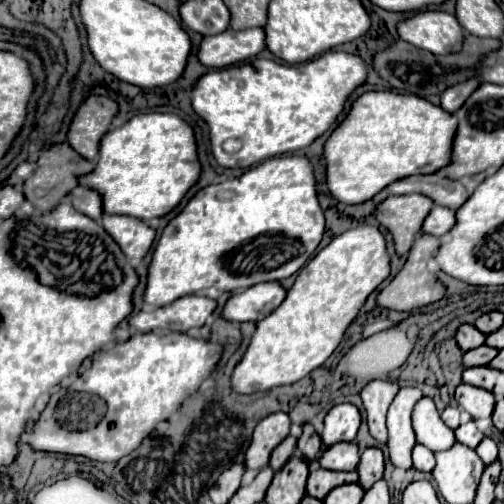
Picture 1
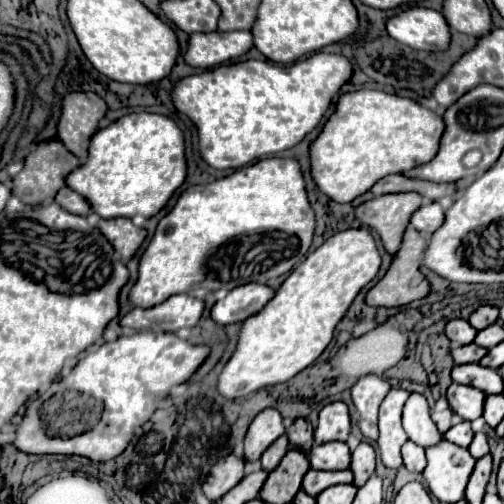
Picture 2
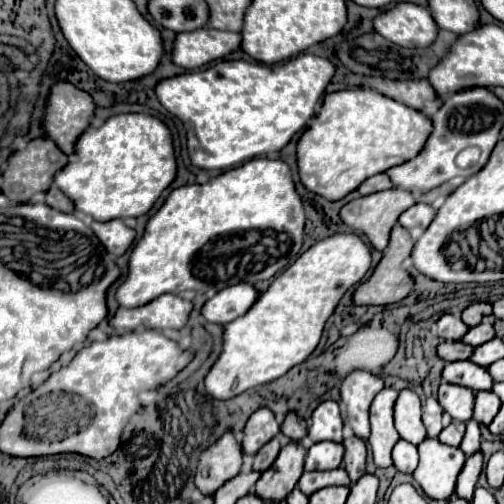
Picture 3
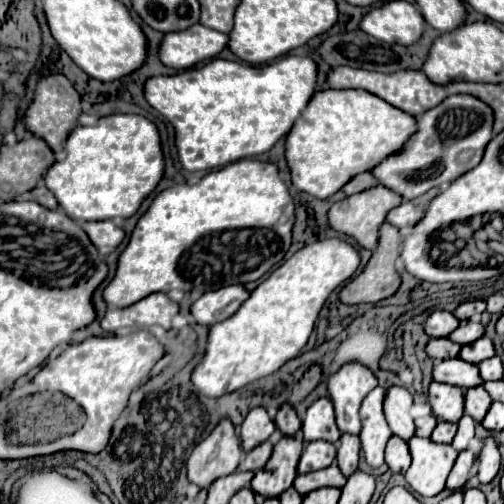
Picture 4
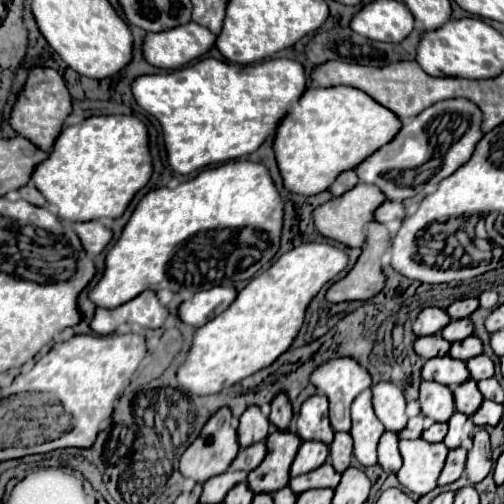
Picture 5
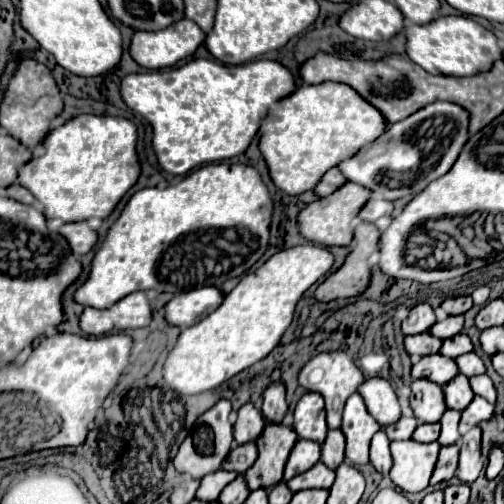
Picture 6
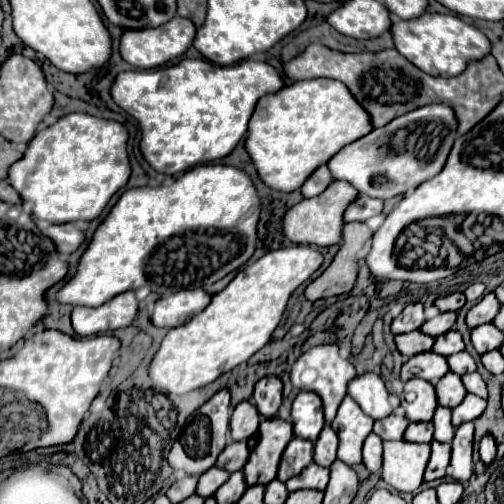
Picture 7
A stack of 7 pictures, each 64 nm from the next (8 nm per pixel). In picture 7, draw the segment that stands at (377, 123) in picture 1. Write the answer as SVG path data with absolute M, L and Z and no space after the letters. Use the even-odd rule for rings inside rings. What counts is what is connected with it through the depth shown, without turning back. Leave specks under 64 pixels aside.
M330 78L298 80L260 98L248 122L244 148L266 186L292 192L344 144L354 142L370 130L368 114L344 84Z

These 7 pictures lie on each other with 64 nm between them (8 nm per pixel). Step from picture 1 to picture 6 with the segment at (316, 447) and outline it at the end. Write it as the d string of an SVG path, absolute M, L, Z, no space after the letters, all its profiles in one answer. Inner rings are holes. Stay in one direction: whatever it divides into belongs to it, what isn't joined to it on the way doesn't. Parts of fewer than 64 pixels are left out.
M272 382L264 392L262 392L262 414L268 422L280 422L282 416L288 410L286 402L286 392L282 382Z

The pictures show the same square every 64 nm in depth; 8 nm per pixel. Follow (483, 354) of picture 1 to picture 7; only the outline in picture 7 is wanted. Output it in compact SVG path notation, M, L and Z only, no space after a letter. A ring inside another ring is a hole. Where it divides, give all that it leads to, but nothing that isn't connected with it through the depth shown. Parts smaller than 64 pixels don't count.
M416 330L416 332L408 332L408 334L394 336L394 342L396 342L396 348L402 354L402 358L408 360L410 356L416 356L420 352L430 350L432 344L434 344L434 338Z

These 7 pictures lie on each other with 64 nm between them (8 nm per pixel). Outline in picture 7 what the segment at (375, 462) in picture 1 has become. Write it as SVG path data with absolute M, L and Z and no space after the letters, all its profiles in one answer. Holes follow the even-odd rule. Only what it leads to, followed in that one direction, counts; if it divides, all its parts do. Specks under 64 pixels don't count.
M326 424L314 442L314 462L328 468L336 460L336 446L338 446L338 436L336 432Z

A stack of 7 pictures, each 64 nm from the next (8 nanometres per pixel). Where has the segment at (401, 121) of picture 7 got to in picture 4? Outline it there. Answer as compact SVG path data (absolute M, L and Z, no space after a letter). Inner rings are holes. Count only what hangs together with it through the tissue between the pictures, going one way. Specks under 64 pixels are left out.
M448 96L438 106L416 116L416 132L406 140L400 152L386 156L384 162L376 164L368 172L392 192L404 196L404 200L414 200L416 196L450 182L464 174L464 170L474 168L480 162L484 146L492 138L492 110L474 96ZM472 150L474 156L468 162L460 162L458 156Z

